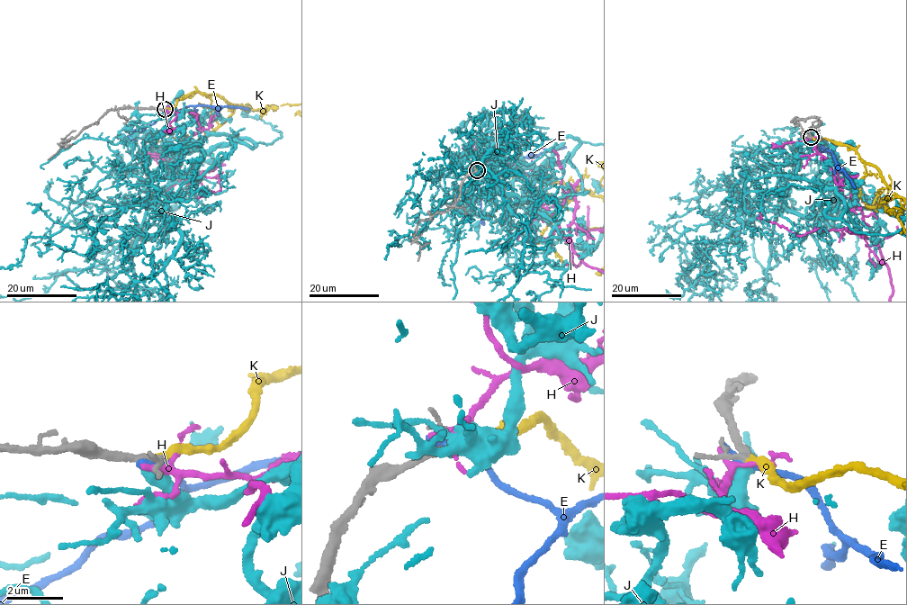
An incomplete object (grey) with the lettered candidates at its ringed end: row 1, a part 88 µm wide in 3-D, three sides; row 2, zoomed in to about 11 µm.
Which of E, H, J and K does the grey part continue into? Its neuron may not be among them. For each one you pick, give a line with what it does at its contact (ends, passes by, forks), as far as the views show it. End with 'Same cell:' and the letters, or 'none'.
K: it ends there
Same cell: K

